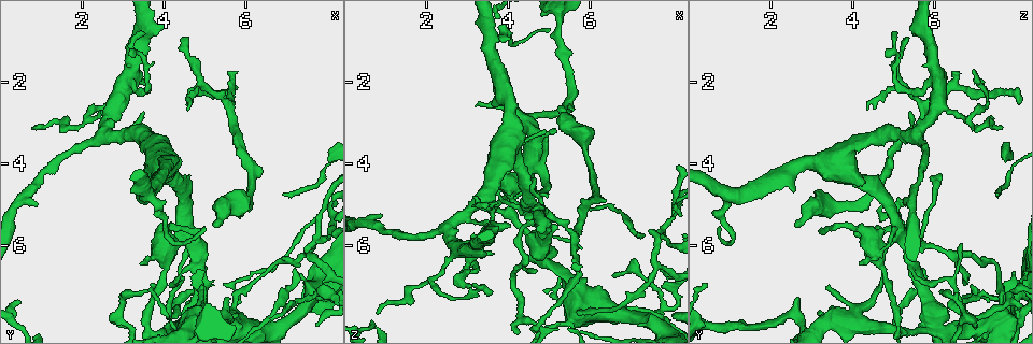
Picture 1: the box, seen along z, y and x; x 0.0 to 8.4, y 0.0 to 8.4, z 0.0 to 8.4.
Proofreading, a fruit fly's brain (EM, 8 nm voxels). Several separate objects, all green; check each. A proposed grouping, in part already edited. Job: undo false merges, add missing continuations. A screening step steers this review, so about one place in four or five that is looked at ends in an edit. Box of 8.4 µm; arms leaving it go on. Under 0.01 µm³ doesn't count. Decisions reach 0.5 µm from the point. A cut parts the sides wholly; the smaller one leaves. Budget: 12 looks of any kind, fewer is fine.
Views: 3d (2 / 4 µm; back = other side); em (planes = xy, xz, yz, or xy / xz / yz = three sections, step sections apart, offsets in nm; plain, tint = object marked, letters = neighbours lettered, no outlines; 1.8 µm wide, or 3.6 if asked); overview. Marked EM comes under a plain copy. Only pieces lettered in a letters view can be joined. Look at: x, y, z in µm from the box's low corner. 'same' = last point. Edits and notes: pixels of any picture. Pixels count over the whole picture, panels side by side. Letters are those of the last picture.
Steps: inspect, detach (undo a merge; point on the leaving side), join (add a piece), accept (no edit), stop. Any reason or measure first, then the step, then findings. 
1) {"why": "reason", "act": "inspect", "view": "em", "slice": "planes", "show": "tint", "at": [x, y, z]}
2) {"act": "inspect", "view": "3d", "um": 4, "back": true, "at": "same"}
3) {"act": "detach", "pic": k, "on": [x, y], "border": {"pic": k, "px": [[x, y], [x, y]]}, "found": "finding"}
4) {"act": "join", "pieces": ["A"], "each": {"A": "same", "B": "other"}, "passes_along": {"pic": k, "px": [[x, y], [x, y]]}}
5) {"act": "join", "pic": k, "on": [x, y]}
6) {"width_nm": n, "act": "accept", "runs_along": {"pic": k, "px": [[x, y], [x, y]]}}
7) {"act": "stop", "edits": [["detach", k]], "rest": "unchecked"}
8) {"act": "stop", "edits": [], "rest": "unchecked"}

{"why": "closes a loop", "act": "inspect", "view": "em", "slice": "planes", "show": "letters", "at": [3.85, 7.15, 4.95]}

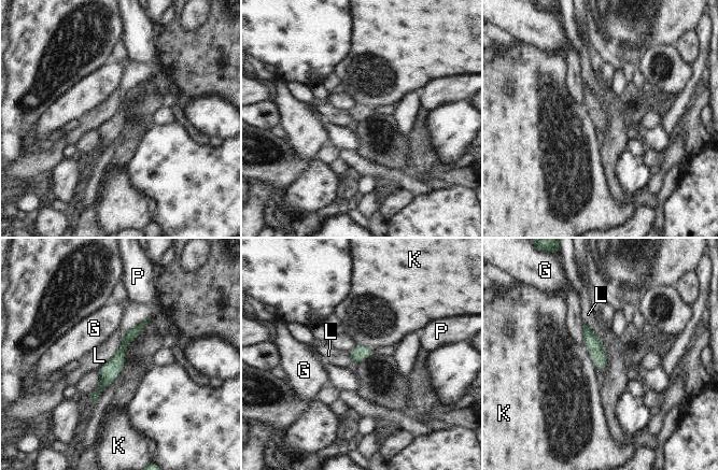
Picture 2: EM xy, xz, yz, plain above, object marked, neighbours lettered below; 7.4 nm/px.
{"longest_contact_nm": ["L", 320], "act": "accept", "each": {"G": "other", "K": "other", "L": "other", "P": "other"}, "runs_along": {"pic": 2, "px": [[139, 326], [127, 338], [93, 399]]}, "found": "continuous, no second cell"}

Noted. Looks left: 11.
{"why": "stops while still wide", "act": "inspect", "view": "em", "slice": "planes", "show": "letters", "at": [5.30, 5.50, 2.60]}

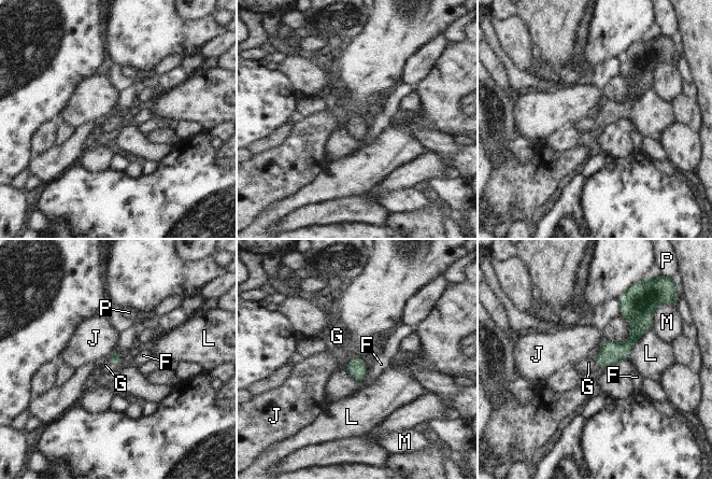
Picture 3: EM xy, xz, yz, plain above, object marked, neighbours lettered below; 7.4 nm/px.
{"longest_contact_nm": ["L", 300], "act": "join", "pieces": ["G"], "each": {"F": "other", "G": "same", "J": "other", "L": "other", "M": "other", "P": "other"}, "found": "it goes on there"}

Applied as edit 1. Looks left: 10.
{"why": "tapers out", "act": "inspect", "view": "em", "slice": "xz", "step": 16, "show": "letters", "at": [5.65, 7.30, 2.75]}

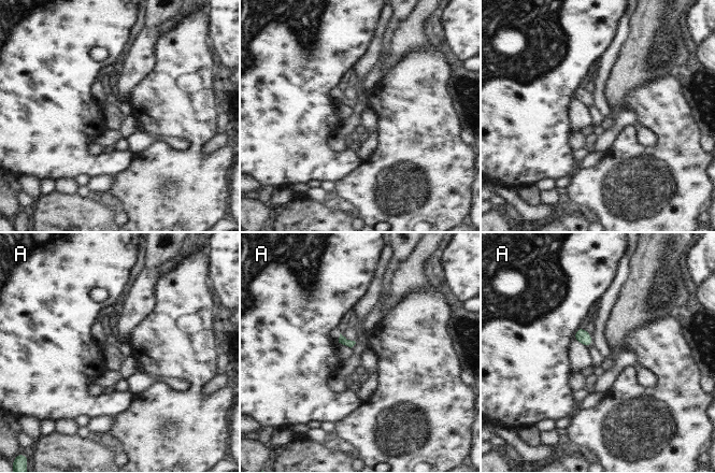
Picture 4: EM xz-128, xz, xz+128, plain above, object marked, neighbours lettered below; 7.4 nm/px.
{"act": "inspect", "view": "em", "slice": "planes", "show": "letters", "at": "same"}

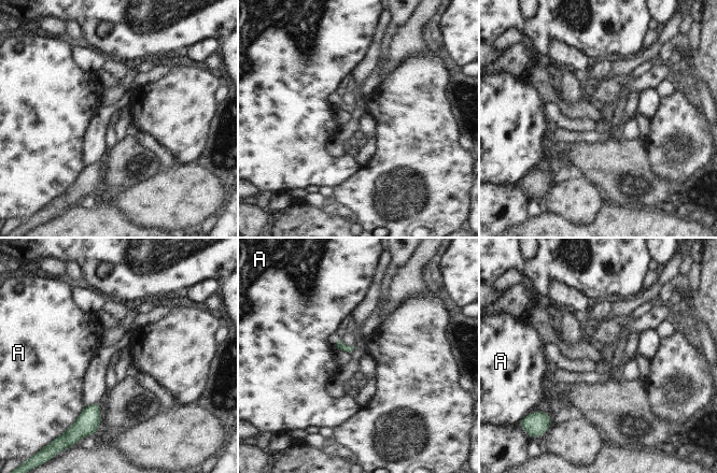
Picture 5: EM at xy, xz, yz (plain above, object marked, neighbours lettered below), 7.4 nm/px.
{"act": "accept", "each": {"A": "other"}, "border": {"pic": 5, "px": [[85, 405], [74, 419]]}, "found": "none of them fits"}

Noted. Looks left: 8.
{"why": "an open end", "act": "inspect", "view": "em", "slice": "yz", "step": 8, "show": "tint", "at": [5.55, 1.85, 6.50]}

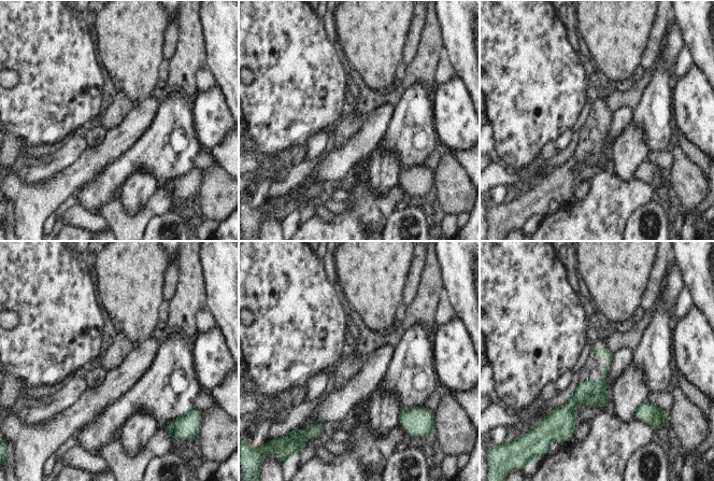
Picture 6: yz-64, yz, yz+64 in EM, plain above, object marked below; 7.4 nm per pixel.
{"act": "inspect", "view": "em", "slice": "planes", "show": "letters", "at": "same"}

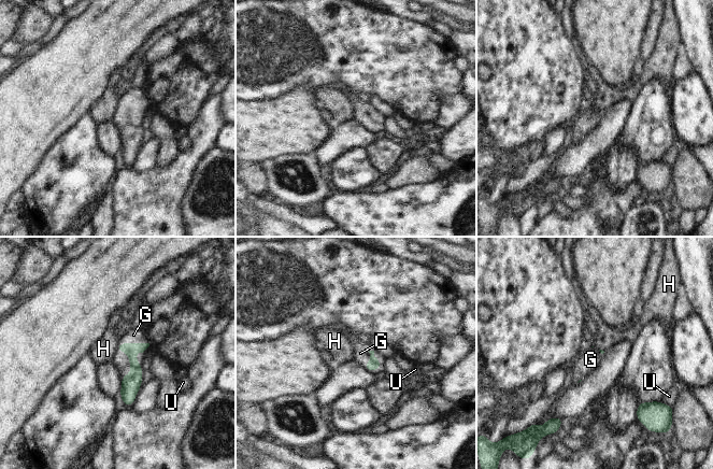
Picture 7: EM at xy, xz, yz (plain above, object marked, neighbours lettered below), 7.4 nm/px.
{"act": "join", "pieces": ["G"], "each": {"G": "same", "H": "other", "U": "other"}, "passes_along": {"pic": 7, "px": [[374, 364], [379, 359], [360, 353]]}, "found": "the cell continues"}

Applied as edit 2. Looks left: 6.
{"act": "inspect", "view": "overview"}

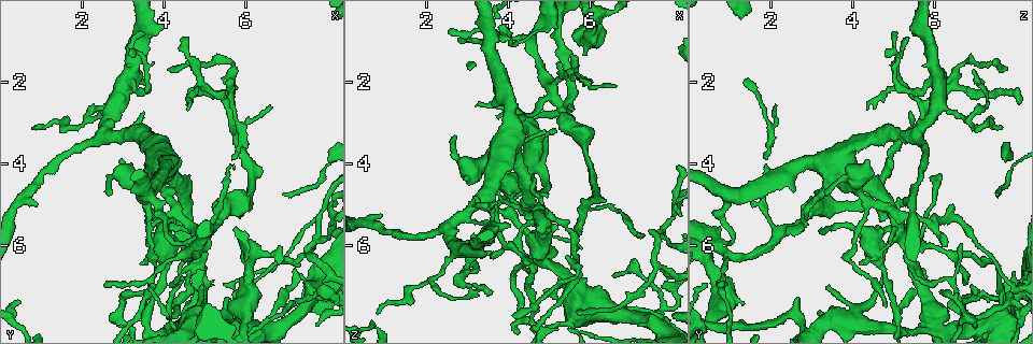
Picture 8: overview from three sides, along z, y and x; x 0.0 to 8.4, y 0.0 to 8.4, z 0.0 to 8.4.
{"why": "thin end", "act": "inspect", "view": "3d", "um": 2, "at": [6.65, 2.60, 2.10]}

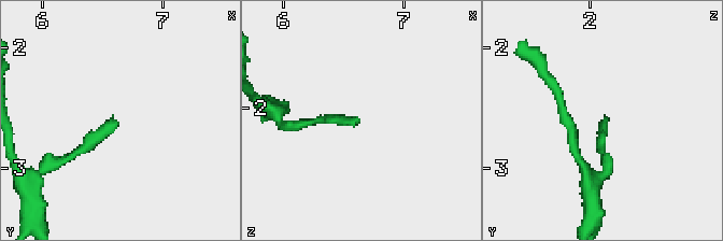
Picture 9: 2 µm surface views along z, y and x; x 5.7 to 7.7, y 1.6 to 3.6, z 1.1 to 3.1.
{"why": "need the tissue", "act": "inspect", "view": "em", "slice": "xy", "step": 4, "show": "tint", "at": [6.64, 2.62, 2.08]}

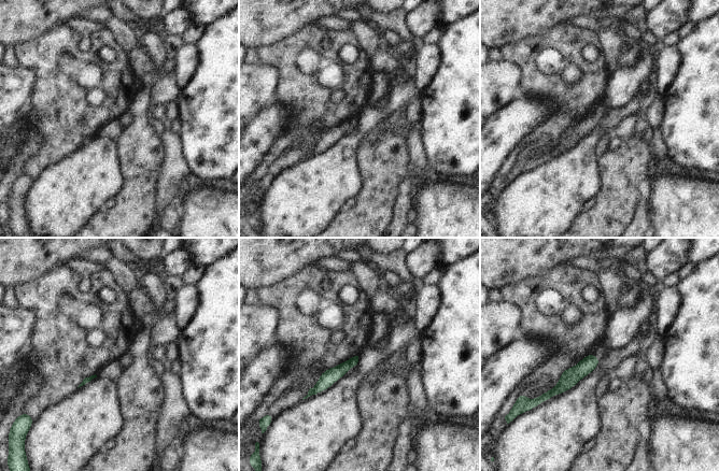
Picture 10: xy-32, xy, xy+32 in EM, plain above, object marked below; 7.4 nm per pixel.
{"why": "another direction", "act": "inspect", "view": "em", "slice": "planes", "show": "letters", "at": "same"}

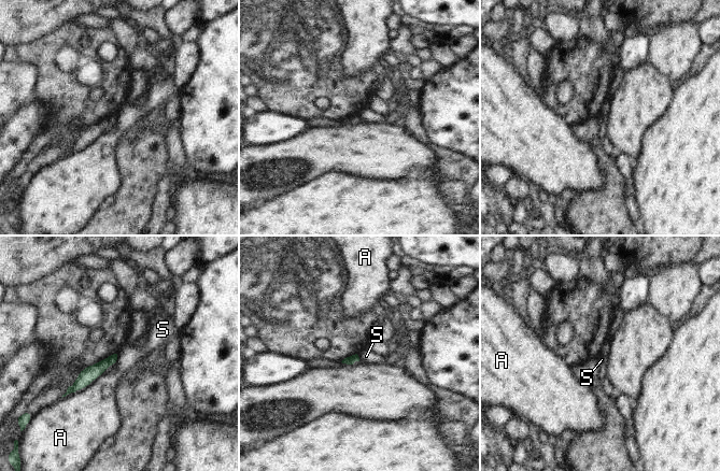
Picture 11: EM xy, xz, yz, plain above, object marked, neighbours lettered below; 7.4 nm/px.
{"width_nm": 60, "act": "accept", "each": {"A": "other", "S": "other"}, "runs_along": {"pic": 11, "px": [[114, 357], [70, 389]]}, "found": "no lettered piece goes on from it"}

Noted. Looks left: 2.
{"act": "stop", "edits": [["join", 3], ["join", 7]], "rest": "unchecked"}

